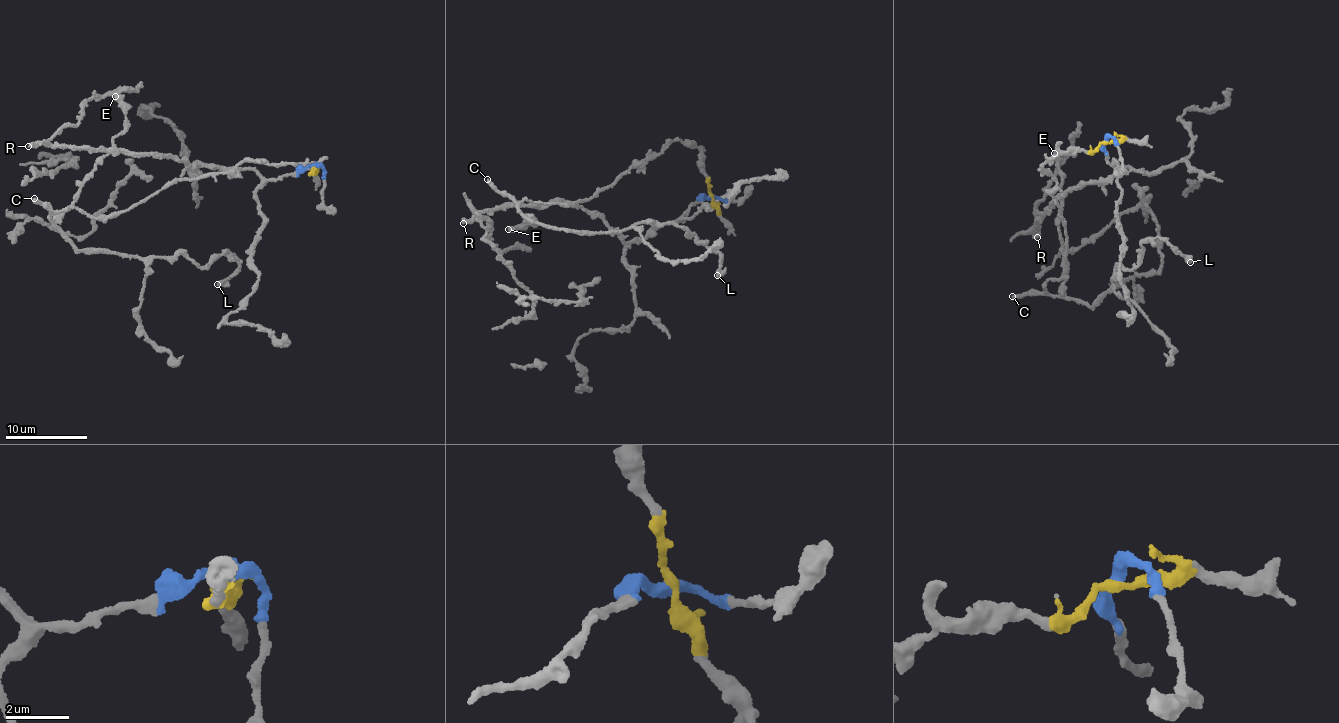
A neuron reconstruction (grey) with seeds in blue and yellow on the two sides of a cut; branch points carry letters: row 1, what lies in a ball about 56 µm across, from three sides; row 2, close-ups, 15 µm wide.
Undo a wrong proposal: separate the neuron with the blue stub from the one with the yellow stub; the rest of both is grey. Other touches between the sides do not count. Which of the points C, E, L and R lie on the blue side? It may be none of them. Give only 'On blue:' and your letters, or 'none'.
On blue: R

